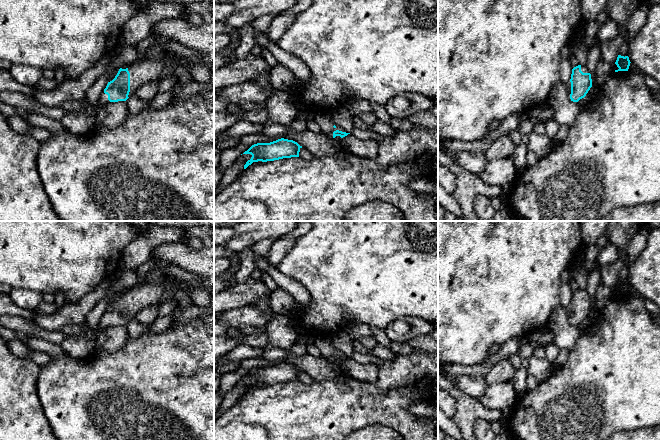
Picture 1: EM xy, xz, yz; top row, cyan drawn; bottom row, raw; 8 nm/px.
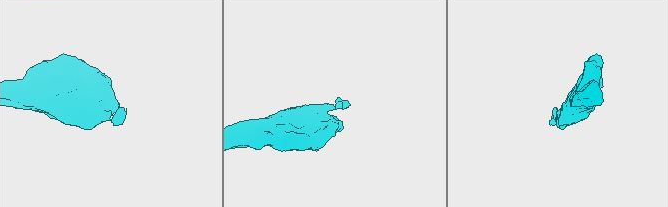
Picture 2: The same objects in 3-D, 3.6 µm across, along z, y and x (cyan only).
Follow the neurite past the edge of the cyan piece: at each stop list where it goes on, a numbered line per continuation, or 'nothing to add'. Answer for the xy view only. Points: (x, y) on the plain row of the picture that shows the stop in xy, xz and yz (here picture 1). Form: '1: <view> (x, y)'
1: xy (149, 294)

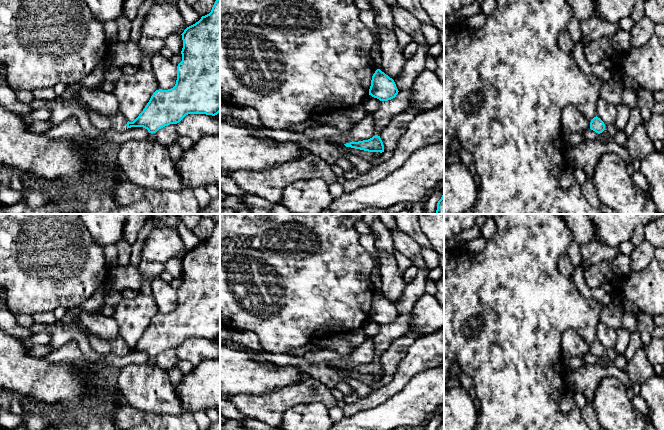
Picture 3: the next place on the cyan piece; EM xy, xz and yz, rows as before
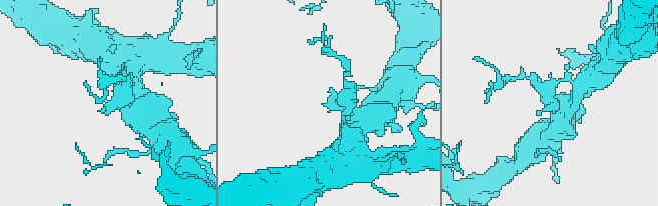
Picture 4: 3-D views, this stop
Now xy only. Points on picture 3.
1: xy (118, 345)

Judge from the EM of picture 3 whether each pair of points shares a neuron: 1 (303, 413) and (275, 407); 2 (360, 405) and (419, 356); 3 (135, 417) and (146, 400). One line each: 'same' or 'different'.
1: different
2: same
3: different

